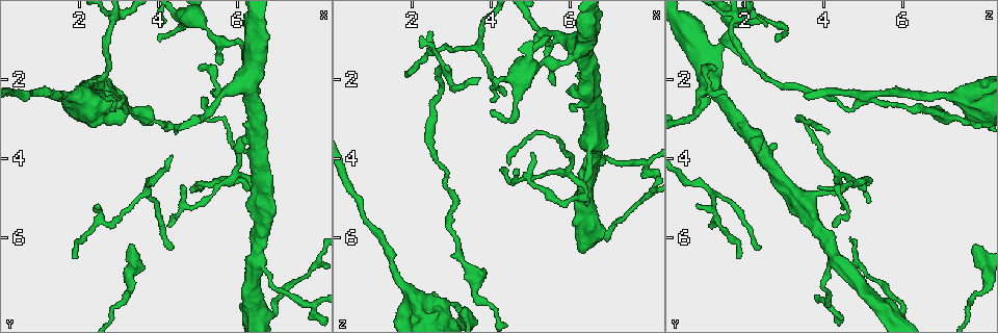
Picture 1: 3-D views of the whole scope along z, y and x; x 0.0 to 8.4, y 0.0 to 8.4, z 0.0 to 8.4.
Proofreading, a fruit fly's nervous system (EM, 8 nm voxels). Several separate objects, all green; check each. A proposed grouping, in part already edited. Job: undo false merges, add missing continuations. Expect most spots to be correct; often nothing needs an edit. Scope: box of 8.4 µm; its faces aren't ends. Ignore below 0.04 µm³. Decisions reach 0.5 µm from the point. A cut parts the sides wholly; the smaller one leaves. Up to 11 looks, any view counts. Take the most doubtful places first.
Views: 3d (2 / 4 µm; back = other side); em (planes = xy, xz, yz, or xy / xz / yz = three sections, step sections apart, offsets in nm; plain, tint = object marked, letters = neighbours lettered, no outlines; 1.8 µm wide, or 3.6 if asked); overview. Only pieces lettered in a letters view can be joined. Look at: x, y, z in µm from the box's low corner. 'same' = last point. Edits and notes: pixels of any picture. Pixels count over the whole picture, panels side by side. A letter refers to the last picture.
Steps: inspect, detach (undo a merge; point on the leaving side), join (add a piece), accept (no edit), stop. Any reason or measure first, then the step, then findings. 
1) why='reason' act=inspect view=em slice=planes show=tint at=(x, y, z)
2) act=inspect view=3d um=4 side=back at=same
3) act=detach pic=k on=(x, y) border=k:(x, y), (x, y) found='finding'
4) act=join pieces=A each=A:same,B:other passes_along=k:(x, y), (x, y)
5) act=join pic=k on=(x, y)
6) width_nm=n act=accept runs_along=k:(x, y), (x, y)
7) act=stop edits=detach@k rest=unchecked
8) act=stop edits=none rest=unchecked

why='stops while still wide' act=inspect view=em slice=xz step=8 show=letters at=(5.90, 3.85, 2.35)

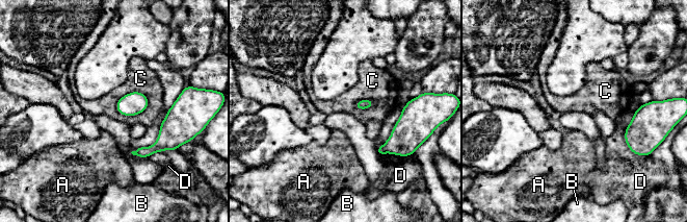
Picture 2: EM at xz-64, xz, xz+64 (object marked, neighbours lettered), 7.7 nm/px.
act=inspect view=em slice=planes show=letters at=same

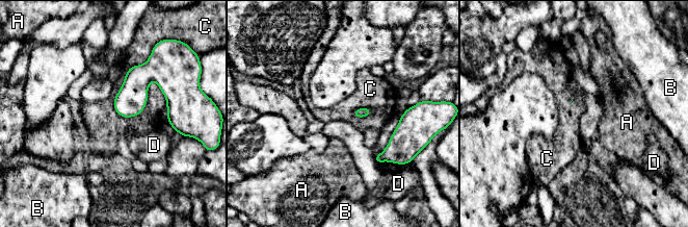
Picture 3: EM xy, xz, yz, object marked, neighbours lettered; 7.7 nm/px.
act=accept each=A:other,B:other,C:other,D:other border=3:(150, 56), (115, 95), (123, 118) found='no lettered piece goes on from it'

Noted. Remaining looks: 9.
why='an open end' act=inspect view=3d um=4 at=(2.90, 2.50, 7.75)

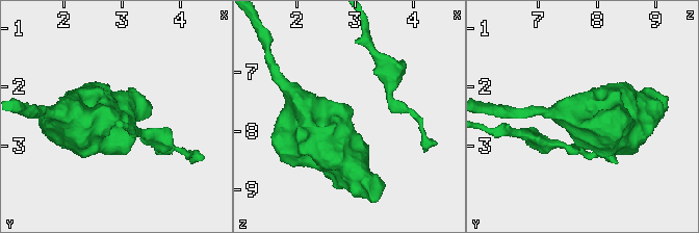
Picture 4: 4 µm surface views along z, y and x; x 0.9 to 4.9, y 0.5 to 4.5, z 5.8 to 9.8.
why='now the EM' act=inspect view=em um=3.6 slice=planes show=letters at=(3.00, 2.55, 7.80)

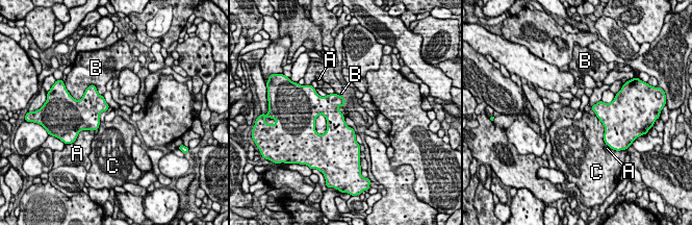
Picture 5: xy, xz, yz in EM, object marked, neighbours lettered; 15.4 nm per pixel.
act=accept each=A:other,B:other,C:other found='none of them fits'

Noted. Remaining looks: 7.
act=inspect view=em slice=xz step=8 show=tint at=(5.45, 2.60, 0.80)

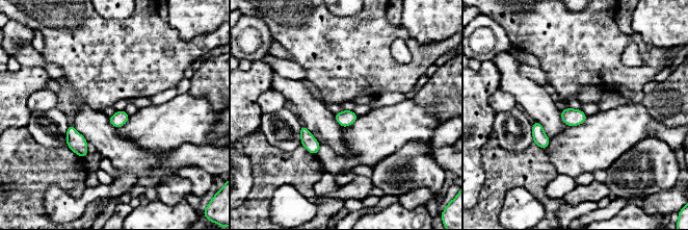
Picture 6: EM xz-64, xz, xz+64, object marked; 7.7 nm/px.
act=inspect view=em slice=xz step=8 show=letters at=same

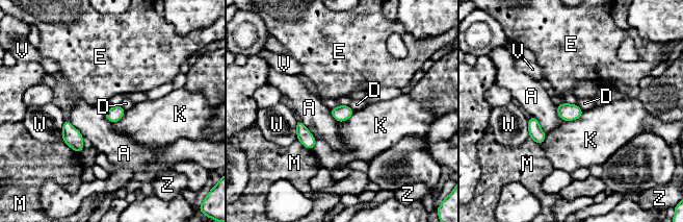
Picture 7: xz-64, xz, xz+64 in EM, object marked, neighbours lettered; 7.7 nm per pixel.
longest_contact=A:220nm act=accept each=A:other,D:other,E:other,K:other,M:other,V:other,W:other,Z:other border=7:(348, 105), (355, 110) found='one neuron here'

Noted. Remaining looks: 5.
act=inspect view=em slice=xz step=4 show=tint at=(6.55, 7.95, 5.80)

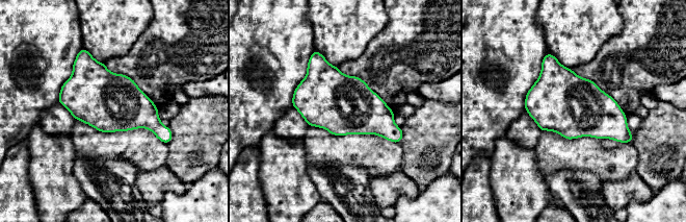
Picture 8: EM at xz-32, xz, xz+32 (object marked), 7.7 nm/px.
act=inspect view=em slice=planes show=letters at=same

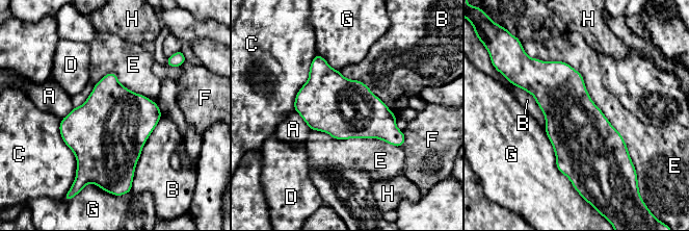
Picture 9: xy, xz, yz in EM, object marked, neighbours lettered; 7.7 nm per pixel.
width_nm=460 act=accept each=A:other,B:other,C:other,D:other,E:other,F:other,G:other,H:other border=9:(535, 57), (582, 76), (633, 163) found='continuous, no second neuron'

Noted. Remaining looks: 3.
act=stop edits=none rest=unchecked

